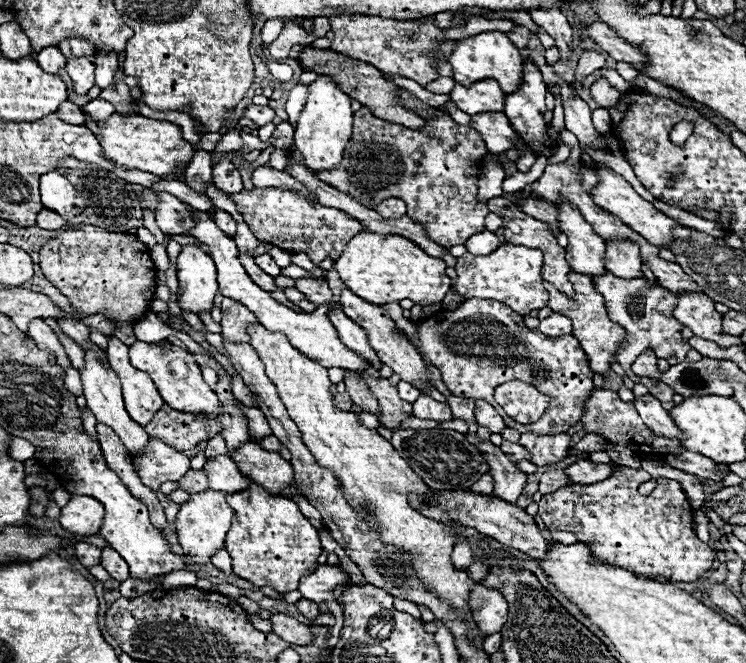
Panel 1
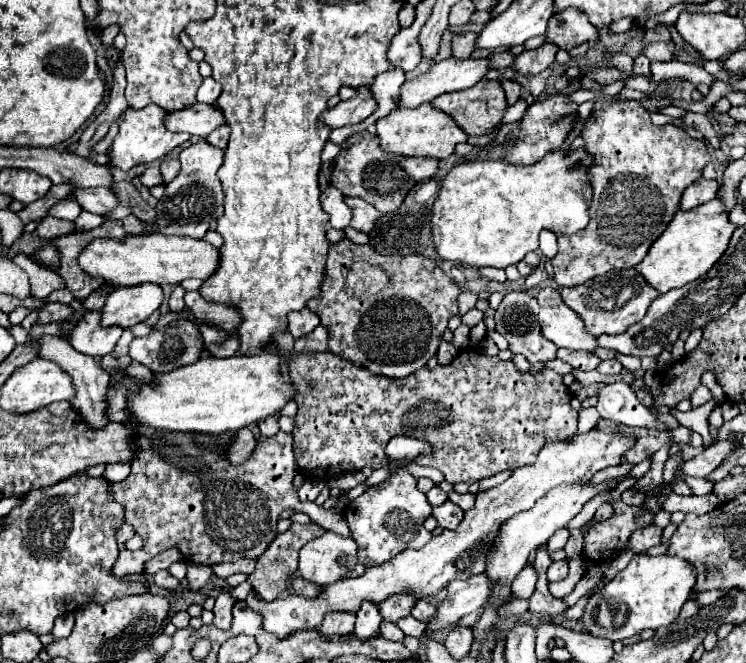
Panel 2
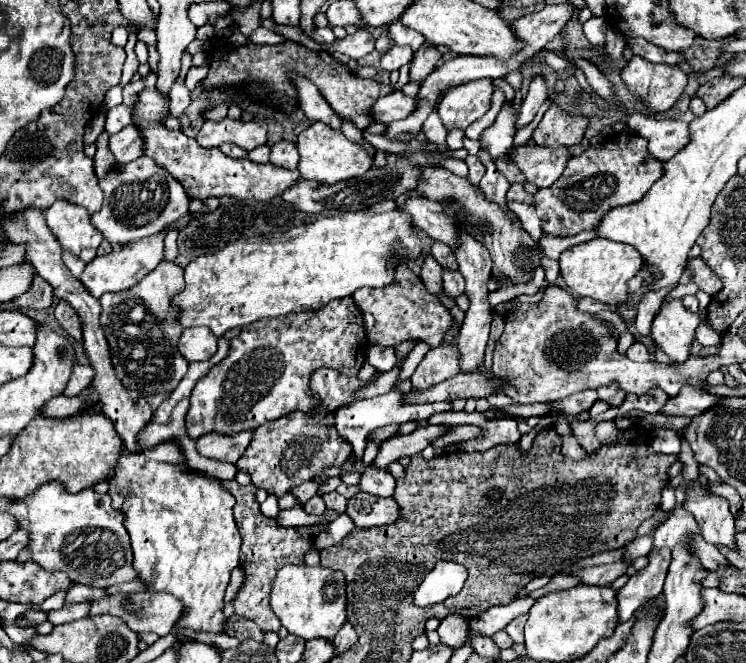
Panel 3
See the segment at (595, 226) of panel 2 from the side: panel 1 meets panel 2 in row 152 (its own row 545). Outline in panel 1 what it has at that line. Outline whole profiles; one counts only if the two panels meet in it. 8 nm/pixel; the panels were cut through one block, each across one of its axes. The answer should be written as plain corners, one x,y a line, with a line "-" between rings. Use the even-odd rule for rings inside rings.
618,466
612,476
598,484
572,484
564,490
544,494
538,502
538,514
550,530
572,532
578,542
584,542
592,548
592,554
606,564
626,568
628,572
640,578
658,578
662,576
666,582
696,582
700,580
714,562
714,550
696,538
692,530
692,506
680,484
668,478
656,478
656,488
652,494
638,494
638,486
650,482
652,476
646,470
634,470
626,466

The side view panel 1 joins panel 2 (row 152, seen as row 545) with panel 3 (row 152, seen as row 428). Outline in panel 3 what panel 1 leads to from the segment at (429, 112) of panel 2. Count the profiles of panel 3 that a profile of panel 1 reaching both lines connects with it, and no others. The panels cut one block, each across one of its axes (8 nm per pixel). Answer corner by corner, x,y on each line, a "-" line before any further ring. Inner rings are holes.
314,122
310,128
300,132
298,136
298,152
300,152
300,164
298,170
306,180
318,180
326,184
336,184
340,180
350,180
364,176
374,160
374,154
370,154
362,144
350,142
342,130
334,130
324,122

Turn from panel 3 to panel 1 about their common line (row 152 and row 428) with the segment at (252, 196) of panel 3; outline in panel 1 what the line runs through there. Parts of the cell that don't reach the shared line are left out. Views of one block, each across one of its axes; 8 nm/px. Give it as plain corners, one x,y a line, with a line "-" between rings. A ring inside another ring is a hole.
164,404
154,414
152,422
144,426
144,430
176,450
190,450
200,442
208,442
212,436
220,434
222,422
194,416
190,412
180,412

